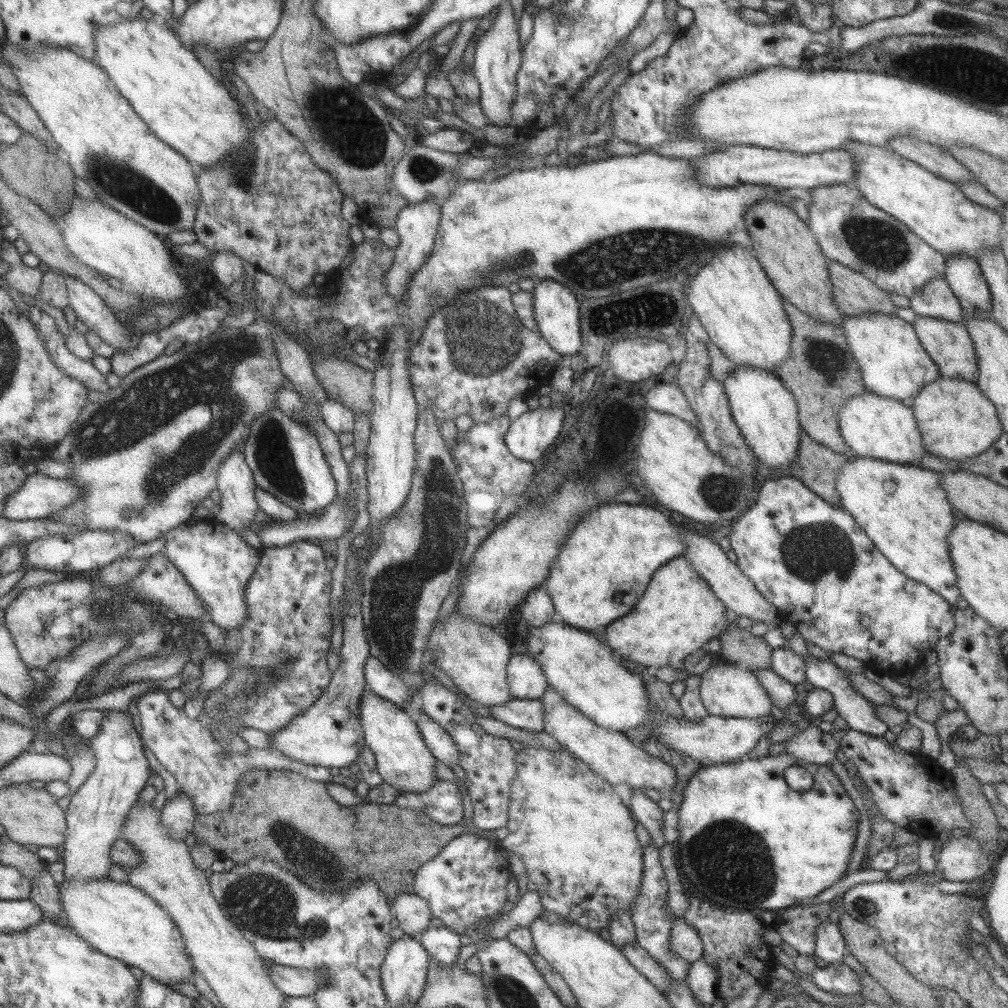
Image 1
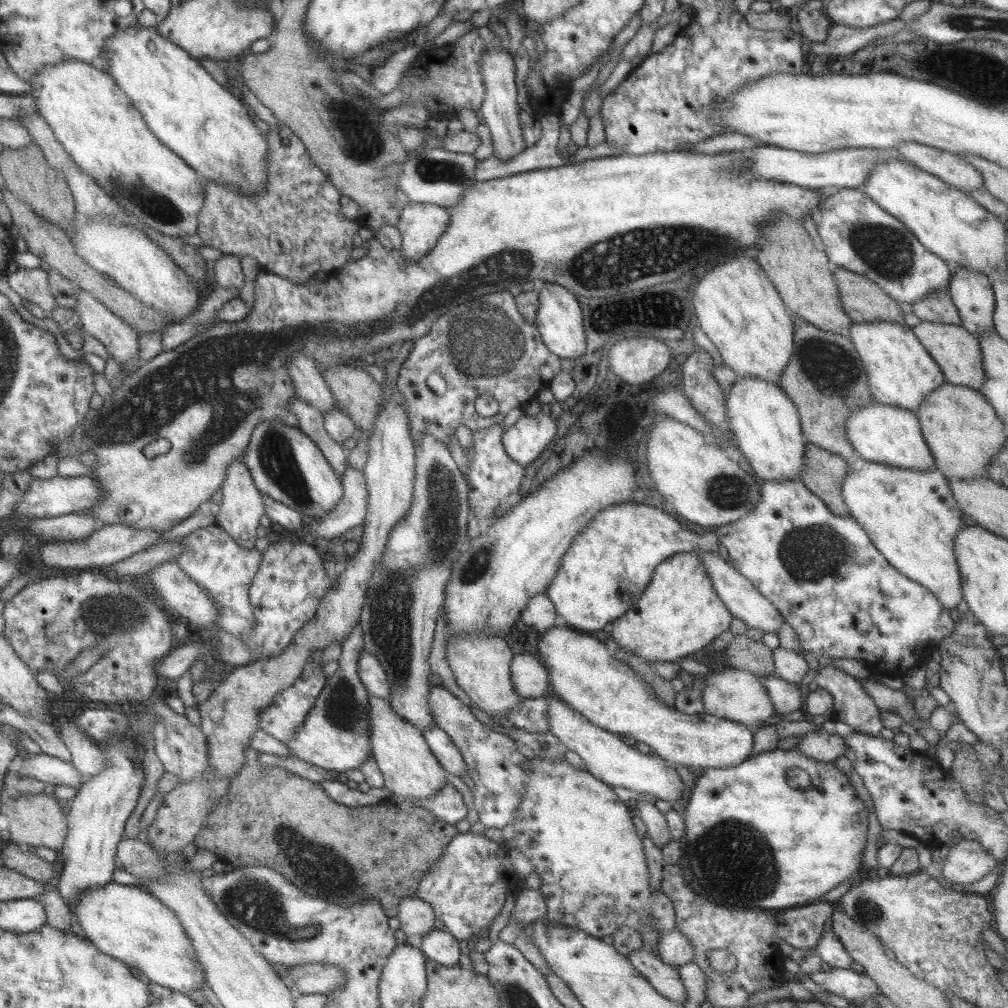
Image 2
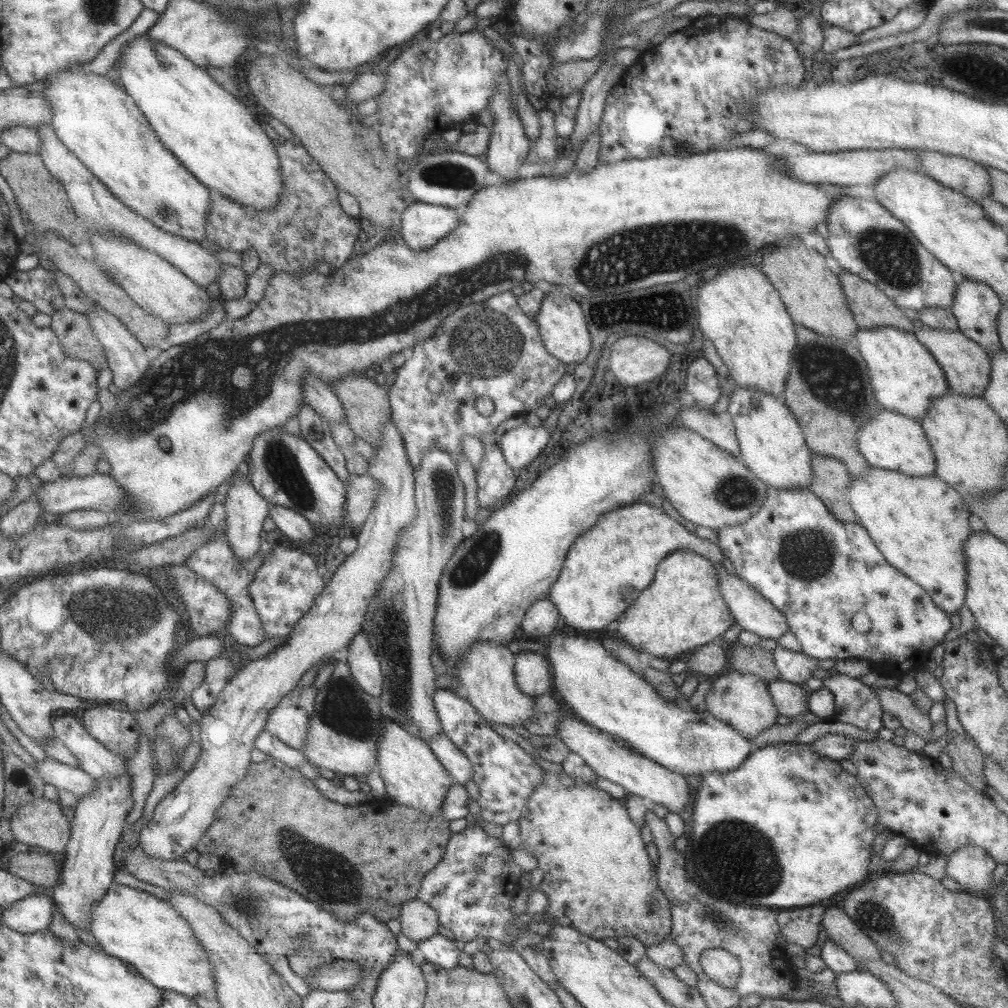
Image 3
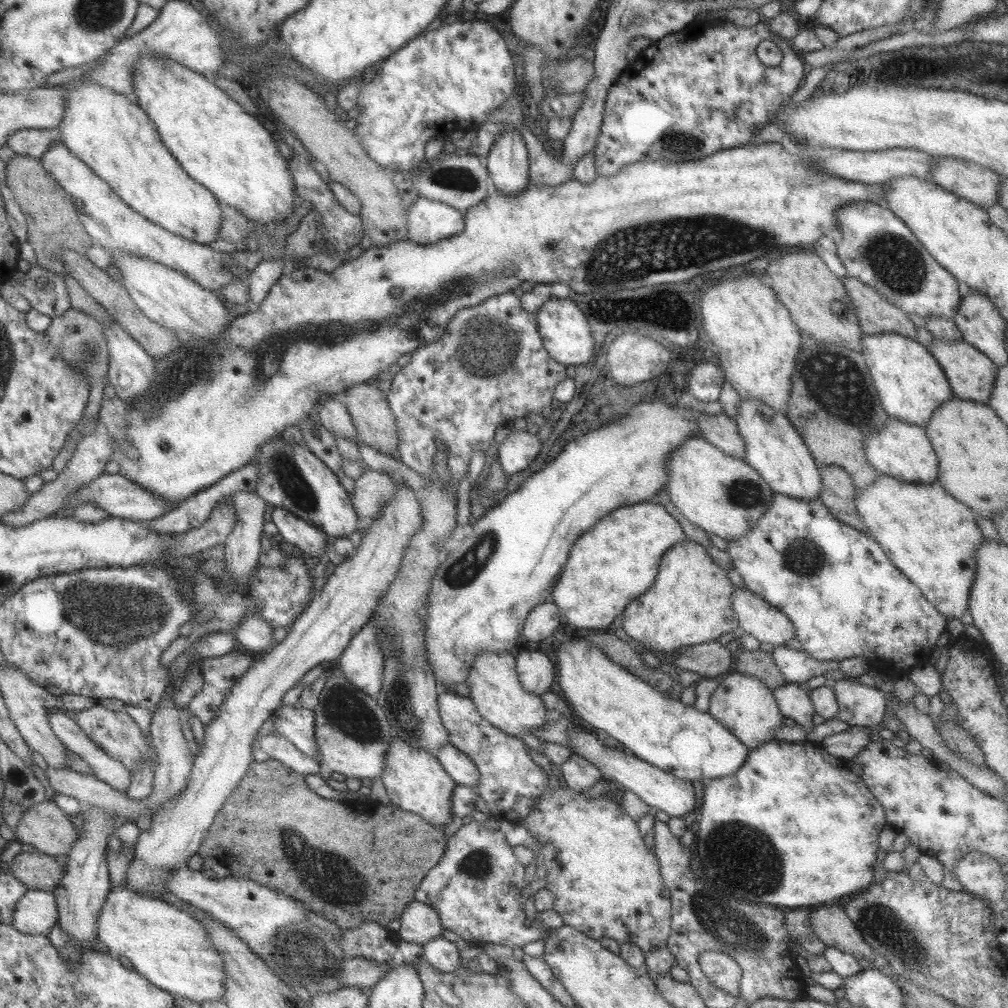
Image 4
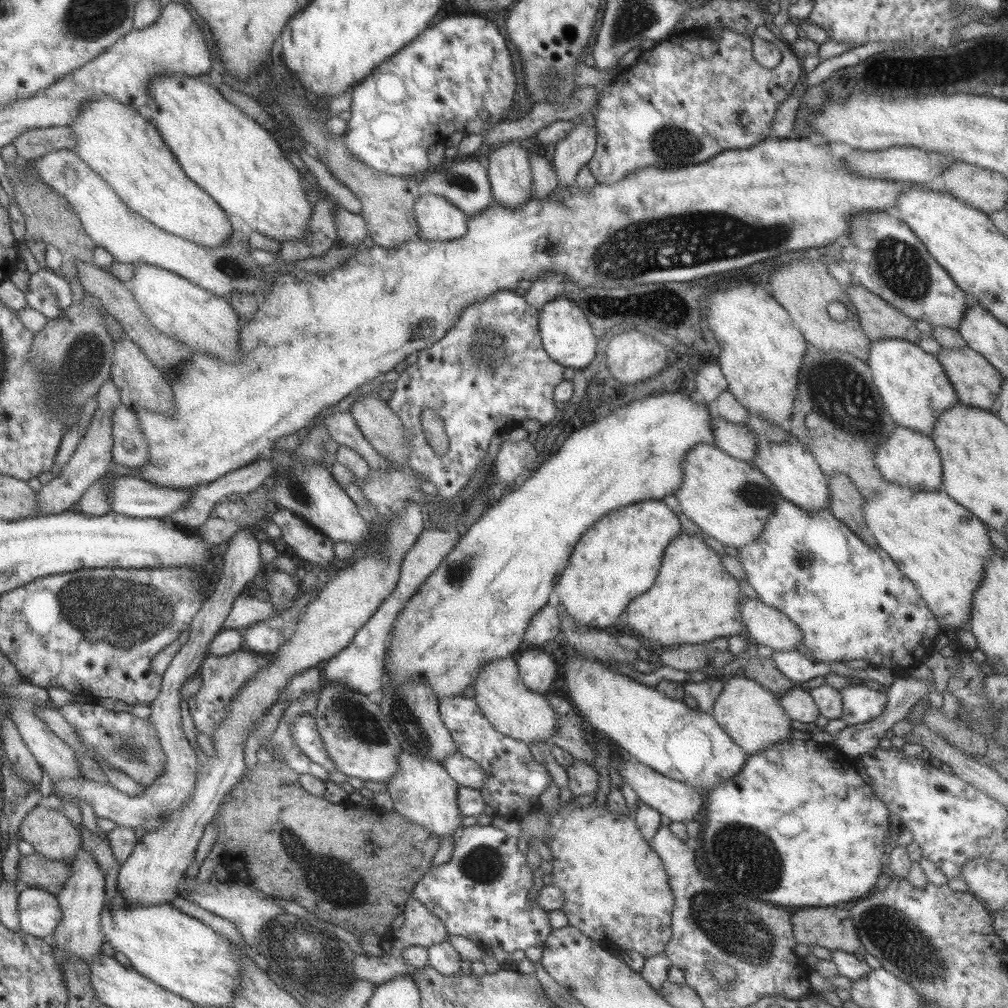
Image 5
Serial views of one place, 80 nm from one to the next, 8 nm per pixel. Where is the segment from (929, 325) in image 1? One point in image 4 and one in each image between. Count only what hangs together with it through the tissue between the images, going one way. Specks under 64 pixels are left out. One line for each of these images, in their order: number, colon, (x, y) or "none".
2: (958, 354)
3: (966, 366)
4: (970, 374)

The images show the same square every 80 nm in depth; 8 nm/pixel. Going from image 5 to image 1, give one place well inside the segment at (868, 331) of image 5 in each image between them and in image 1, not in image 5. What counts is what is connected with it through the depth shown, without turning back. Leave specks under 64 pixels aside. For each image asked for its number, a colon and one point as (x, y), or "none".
1: (853, 293)
2: (862, 300)
3: (870, 308)
4: (875, 315)

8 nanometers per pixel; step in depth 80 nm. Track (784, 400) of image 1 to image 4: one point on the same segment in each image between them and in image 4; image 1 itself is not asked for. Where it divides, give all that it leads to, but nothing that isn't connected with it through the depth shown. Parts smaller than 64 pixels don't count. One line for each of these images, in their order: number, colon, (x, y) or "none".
2: (764, 421)
3: (772, 446)
4: (772, 447)

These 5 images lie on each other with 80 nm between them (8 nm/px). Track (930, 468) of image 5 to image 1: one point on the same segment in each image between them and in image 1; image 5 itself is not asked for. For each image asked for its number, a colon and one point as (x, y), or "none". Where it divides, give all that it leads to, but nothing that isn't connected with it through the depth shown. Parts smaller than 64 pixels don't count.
1: (883, 429)
2: (879, 433)
3: (888, 440)
4: (903, 451)

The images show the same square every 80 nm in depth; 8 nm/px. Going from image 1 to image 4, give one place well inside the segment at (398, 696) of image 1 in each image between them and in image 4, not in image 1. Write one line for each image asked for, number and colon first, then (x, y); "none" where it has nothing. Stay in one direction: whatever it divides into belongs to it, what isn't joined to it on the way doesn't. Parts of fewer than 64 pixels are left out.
2: (370, 673)
3: (362, 663)
4: (361, 663)

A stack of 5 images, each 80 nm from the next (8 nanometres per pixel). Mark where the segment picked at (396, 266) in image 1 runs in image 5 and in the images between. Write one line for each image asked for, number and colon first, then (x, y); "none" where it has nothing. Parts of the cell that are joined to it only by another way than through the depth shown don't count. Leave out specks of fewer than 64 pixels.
2: (420, 224)
3: (422, 225)
4: (428, 221)
5: (438, 220)

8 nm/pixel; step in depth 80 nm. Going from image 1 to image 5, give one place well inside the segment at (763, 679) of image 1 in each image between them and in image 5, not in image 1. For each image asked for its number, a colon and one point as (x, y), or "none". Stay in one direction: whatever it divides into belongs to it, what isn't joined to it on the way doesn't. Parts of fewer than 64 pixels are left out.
2: (785, 698)
3: (789, 699)
4: (793, 700)
5: (797, 704)

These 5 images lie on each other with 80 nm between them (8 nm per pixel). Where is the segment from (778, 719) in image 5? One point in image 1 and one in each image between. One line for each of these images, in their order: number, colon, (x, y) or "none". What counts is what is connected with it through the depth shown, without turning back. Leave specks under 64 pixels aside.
1: (727, 690)
2: (736, 695)
3: (741, 700)
4: (744, 706)

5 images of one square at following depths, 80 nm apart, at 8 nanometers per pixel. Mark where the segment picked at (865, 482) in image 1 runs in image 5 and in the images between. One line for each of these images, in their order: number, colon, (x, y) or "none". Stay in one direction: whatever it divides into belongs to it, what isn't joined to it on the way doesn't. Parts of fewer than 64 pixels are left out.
2: (912, 519)
3: (919, 525)
4: (932, 538)
5: (942, 548)

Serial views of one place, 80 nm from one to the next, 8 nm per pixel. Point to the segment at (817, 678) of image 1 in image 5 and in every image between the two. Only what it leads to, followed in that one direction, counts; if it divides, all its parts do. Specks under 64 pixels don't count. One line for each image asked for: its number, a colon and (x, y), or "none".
2: (852, 705)
3: (856, 704)
4: (859, 705)
5: (859, 704)

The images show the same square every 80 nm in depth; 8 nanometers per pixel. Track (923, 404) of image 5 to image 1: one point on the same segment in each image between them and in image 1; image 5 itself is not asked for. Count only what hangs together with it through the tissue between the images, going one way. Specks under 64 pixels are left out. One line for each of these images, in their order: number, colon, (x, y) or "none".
1: (894, 365)
2: (901, 373)
3: (905, 378)
4: (910, 384)

